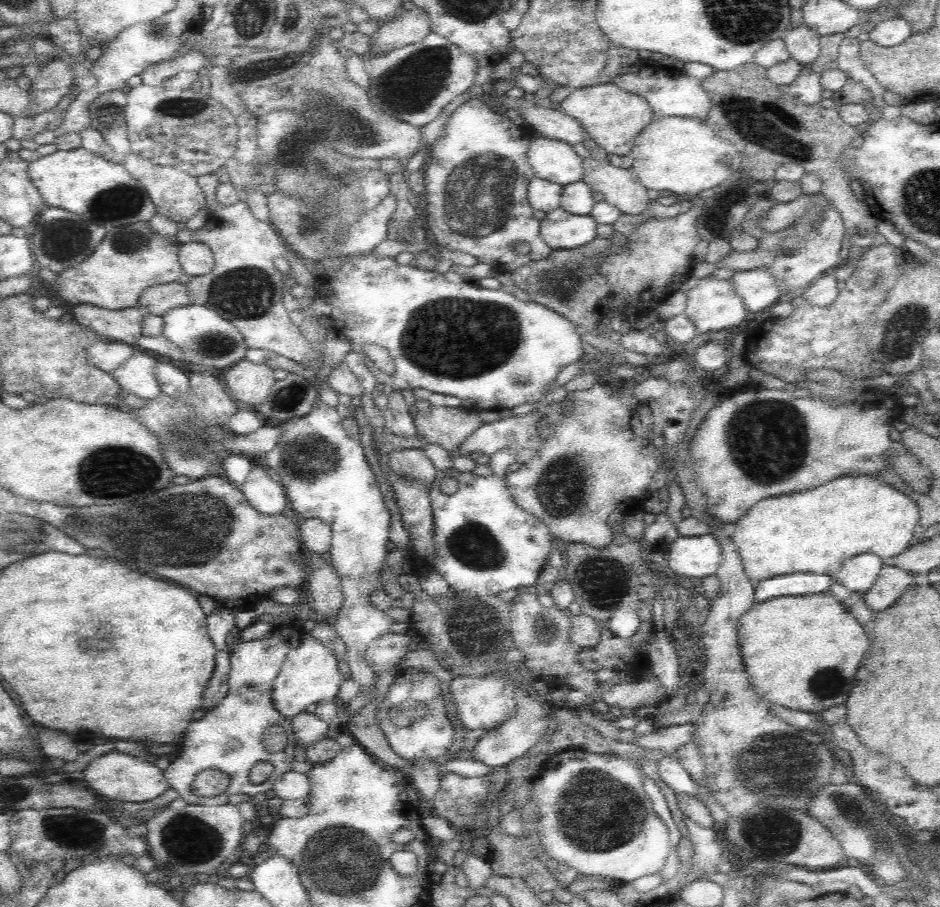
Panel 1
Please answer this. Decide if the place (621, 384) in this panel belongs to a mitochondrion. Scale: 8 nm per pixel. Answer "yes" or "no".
no

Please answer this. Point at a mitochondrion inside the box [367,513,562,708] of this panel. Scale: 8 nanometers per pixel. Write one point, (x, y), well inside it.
(472, 545)

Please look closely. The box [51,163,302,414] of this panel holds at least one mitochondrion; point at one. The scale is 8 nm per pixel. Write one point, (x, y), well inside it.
(247, 293)

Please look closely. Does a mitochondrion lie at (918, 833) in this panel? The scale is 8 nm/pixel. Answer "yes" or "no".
yes

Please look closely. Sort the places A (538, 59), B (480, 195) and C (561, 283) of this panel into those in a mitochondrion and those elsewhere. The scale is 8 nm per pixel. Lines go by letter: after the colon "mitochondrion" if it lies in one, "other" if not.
A: other
B: mitochondrion
C: mitochondrion

